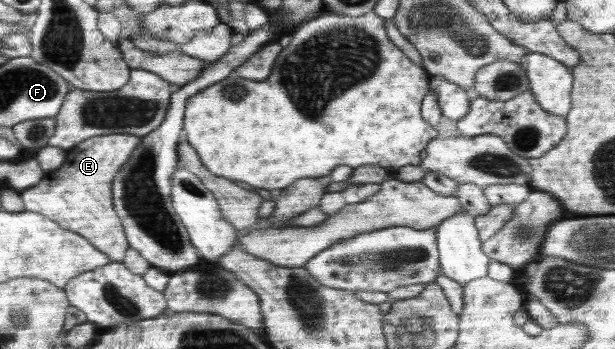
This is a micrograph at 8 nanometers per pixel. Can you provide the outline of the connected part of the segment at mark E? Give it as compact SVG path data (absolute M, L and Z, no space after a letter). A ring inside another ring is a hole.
M122 133L97 136L72 147L60 169L44 174L39 184L20 193L24 210L50 217L64 229L86 237L112 261L122 262L130 242L115 210L112 185L140 142L141 137Z

